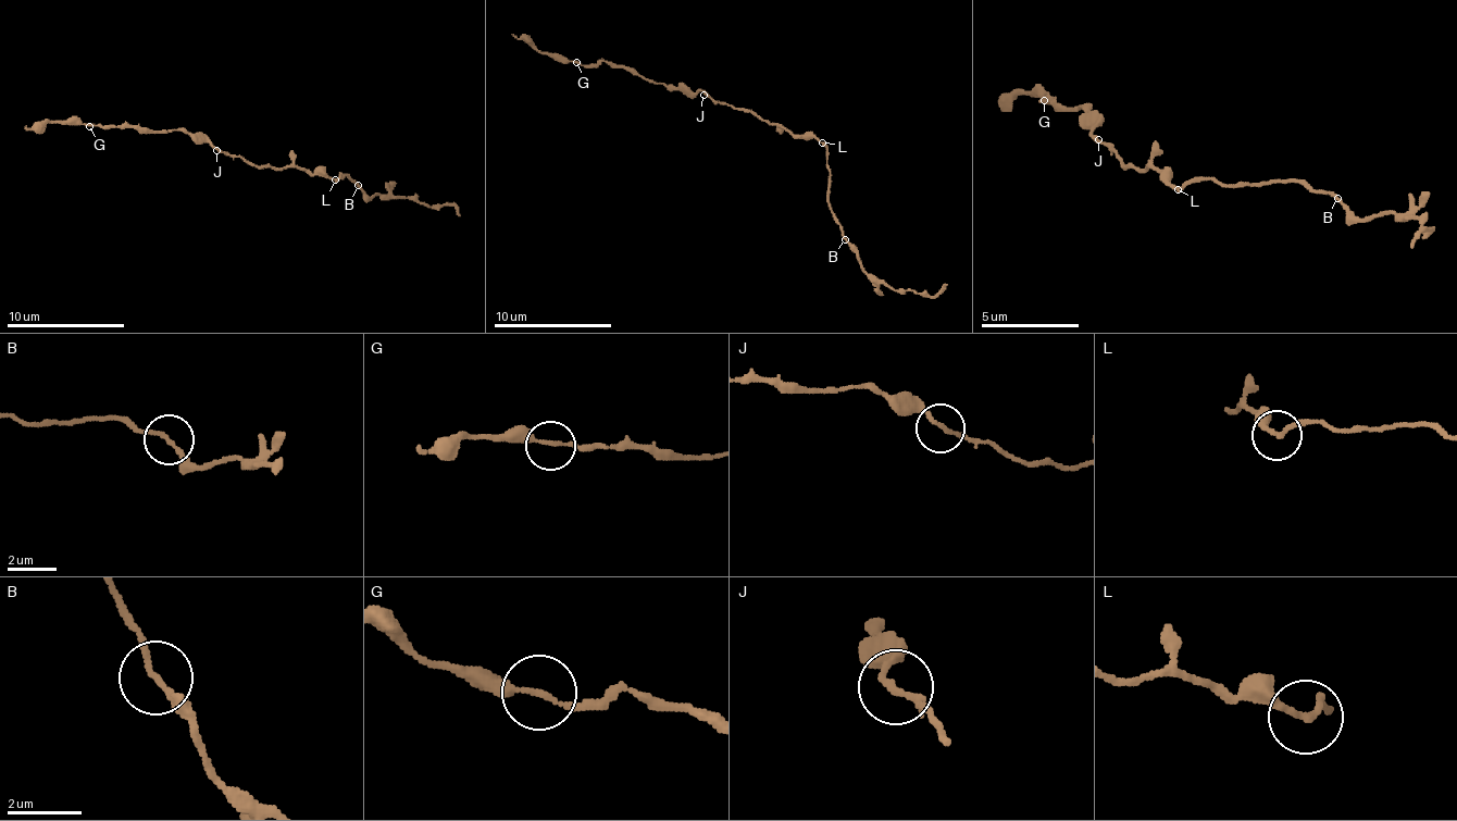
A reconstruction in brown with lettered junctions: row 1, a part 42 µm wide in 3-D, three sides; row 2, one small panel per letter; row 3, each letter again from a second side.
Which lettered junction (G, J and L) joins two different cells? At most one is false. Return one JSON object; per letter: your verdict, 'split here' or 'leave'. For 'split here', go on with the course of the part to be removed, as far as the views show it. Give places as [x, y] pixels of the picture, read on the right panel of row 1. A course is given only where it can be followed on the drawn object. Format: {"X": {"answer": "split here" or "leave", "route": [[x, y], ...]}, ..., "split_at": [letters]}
{"G": {"answer": "leave"}, "J": {"answer": "leave"}, "L": {"answer": "leave"}, "split_at": []}

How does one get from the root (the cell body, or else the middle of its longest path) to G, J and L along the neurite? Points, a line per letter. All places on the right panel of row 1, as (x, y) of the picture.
G: (1146, 169), (1127, 169), (1093, 129), (1098, 124), (1083, 104), (1063, 110), (1054, 100), (1044, 100)
J: (1146, 169), (1127, 169), (1112, 149), (1098, 139)
L: (1146, 169), (1156, 169), (1175, 188)

